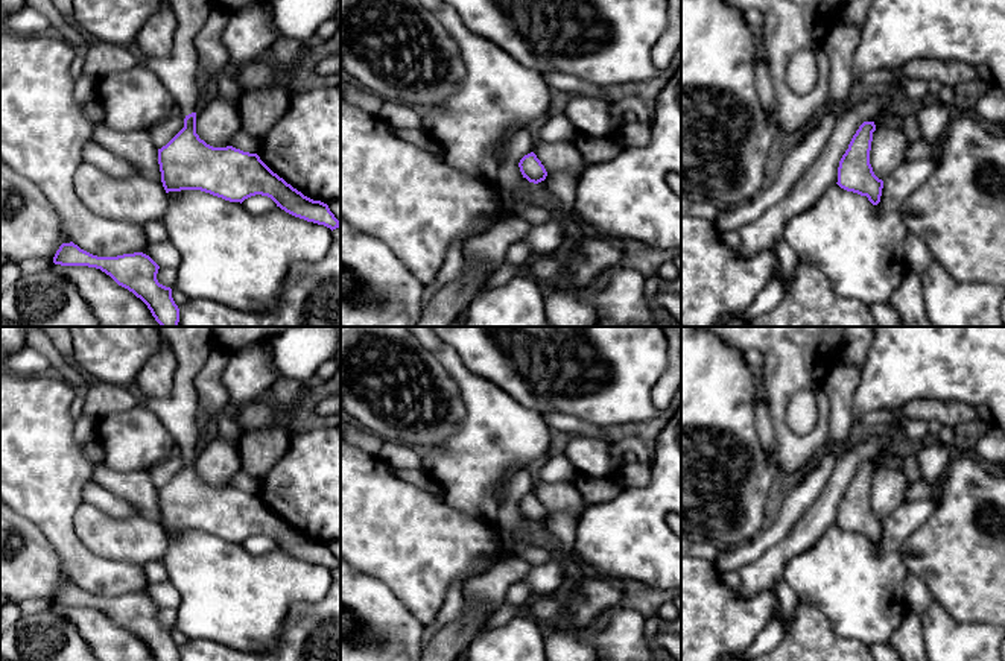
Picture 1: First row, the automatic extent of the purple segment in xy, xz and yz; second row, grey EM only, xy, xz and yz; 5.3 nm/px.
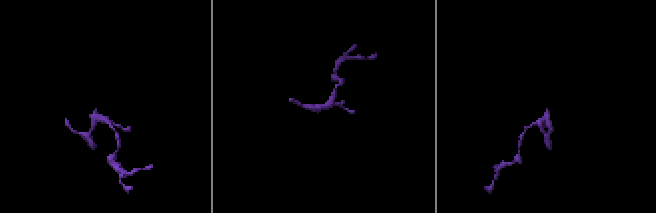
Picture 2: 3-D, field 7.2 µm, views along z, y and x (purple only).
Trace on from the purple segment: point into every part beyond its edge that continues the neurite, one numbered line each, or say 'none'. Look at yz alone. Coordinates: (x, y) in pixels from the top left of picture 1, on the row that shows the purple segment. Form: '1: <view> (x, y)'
none

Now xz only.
none

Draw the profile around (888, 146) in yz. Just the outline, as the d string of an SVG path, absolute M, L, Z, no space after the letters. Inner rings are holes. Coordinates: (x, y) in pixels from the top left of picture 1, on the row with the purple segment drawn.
M883 123L877 126L873 132L870 150L870 164L874 175L883 181L892 173L896 167L905 161L909 144L902 129L892 129Z

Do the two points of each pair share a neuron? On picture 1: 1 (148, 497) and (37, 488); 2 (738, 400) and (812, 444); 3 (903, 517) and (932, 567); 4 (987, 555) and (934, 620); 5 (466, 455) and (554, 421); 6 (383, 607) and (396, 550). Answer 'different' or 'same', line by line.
1: different
2: different
3: different
4: different
5: different
6: different

